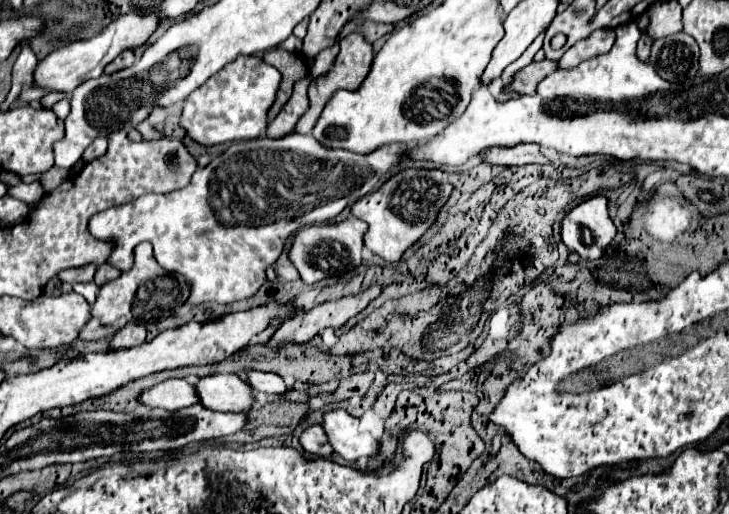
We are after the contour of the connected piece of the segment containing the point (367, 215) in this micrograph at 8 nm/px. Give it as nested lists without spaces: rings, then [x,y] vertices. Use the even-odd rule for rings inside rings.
[[[403,169],[393,173],[379,189],[351,203],[351,213],[369,225],[363,237],[365,247],[387,263],[397,263],[403,251],[431,227],[451,191],[453,187],[441,169]]]

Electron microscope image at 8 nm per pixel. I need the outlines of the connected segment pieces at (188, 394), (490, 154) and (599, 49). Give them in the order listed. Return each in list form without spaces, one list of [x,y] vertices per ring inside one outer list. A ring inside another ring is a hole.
[[[167,379],[153,385],[151,389],[145,389],[137,397],[137,401],[151,409],[159,407],[159,409],[175,411],[199,403],[199,397],[195,395],[195,387],[185,379]]]
[[[521,143],[517,147],[491,147],[481,157],[487,163],[499,163],[499,165],[525,165],[525,163],[549,163],[541,153],[537,145]]]
[[[599,29],[593,31],[591,37],[575,43],[575,47],[571,47],[561,59],[559,59],[559,67],[561,69],[571,69],[575,65],[579,65],[581,61],[607,53],[615,43],[615,31],[613,29]]]

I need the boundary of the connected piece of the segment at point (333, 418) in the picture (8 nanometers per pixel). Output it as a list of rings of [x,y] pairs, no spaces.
[[[333,409],[323,415],[323,429],[327,441],[339,457],[345,461],[357,461],[363,457],[377,455],[379,439],[359,429],[359,419],[349,415],[345,409]]]

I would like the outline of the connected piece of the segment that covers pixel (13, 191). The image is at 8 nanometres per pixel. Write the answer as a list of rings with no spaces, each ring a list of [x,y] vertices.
[[[33,181],[33,183],[29,183],[29,185],[25,185],[25,183],[19,183],[19,185],[15,185],[15,187],[9,187],[9,195],[13,195],[13,197],[17,197],[17,199],[21,199],[21,201],[25,201],[25,203],[35,203],[35,201],[39,201],[41,197],[43,197],[43,187],[41,187],[41,183],[39,181]]]

